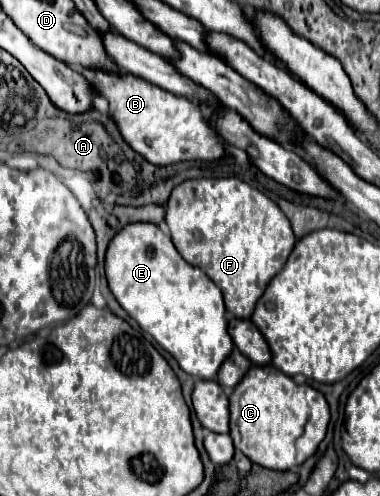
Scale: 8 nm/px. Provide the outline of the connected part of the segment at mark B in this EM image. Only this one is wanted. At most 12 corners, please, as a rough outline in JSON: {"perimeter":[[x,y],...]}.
{"perimeter":[[84,71],[154,165],[224,155],[200,107],[132,73]]}

